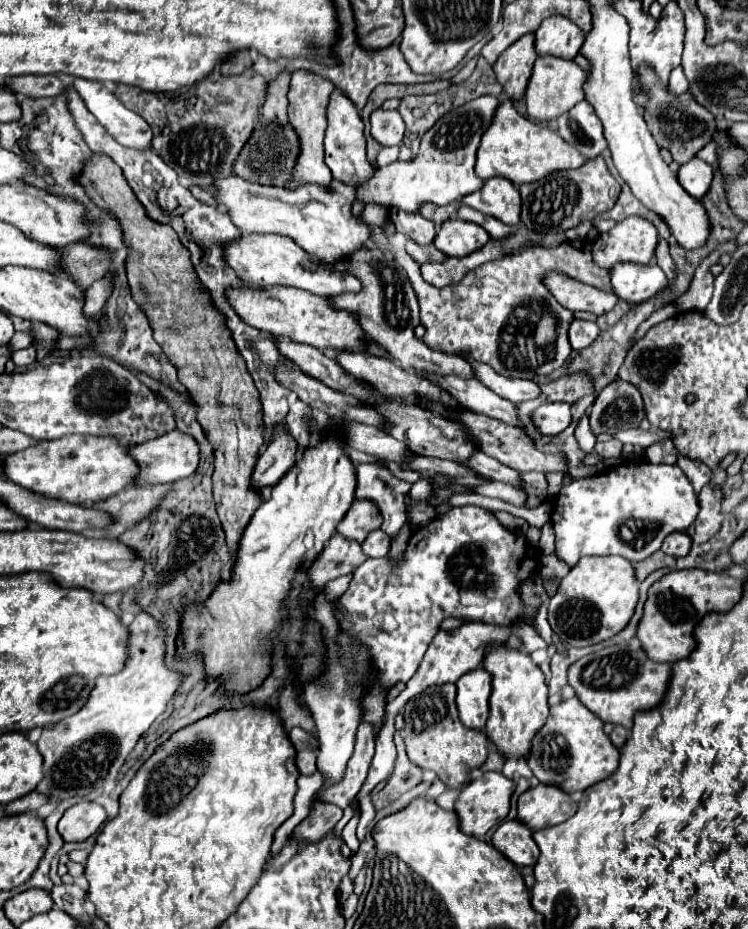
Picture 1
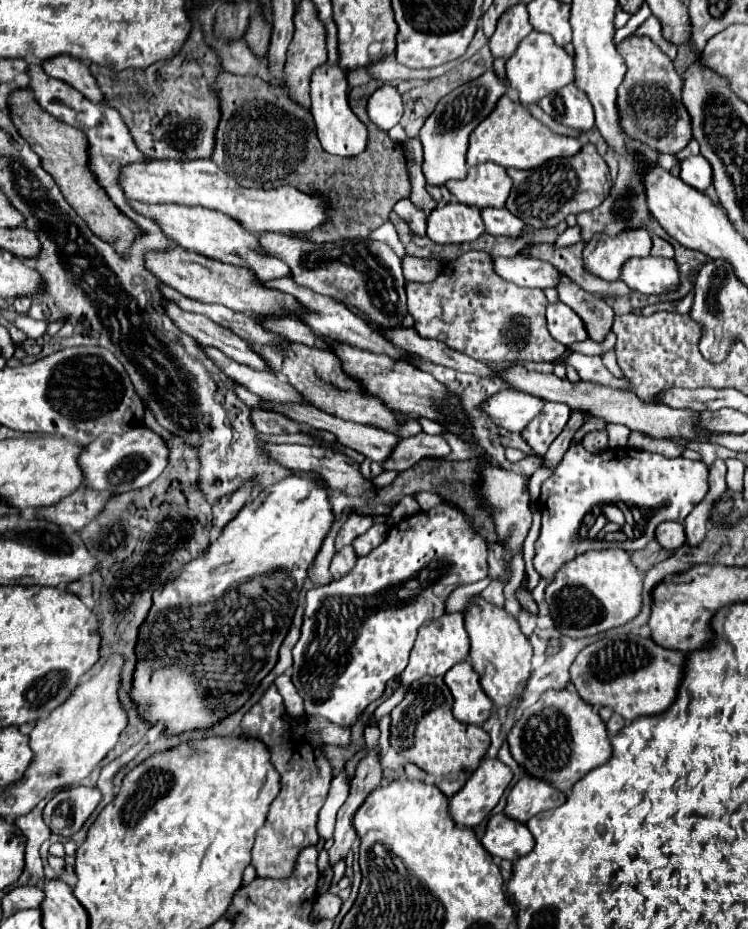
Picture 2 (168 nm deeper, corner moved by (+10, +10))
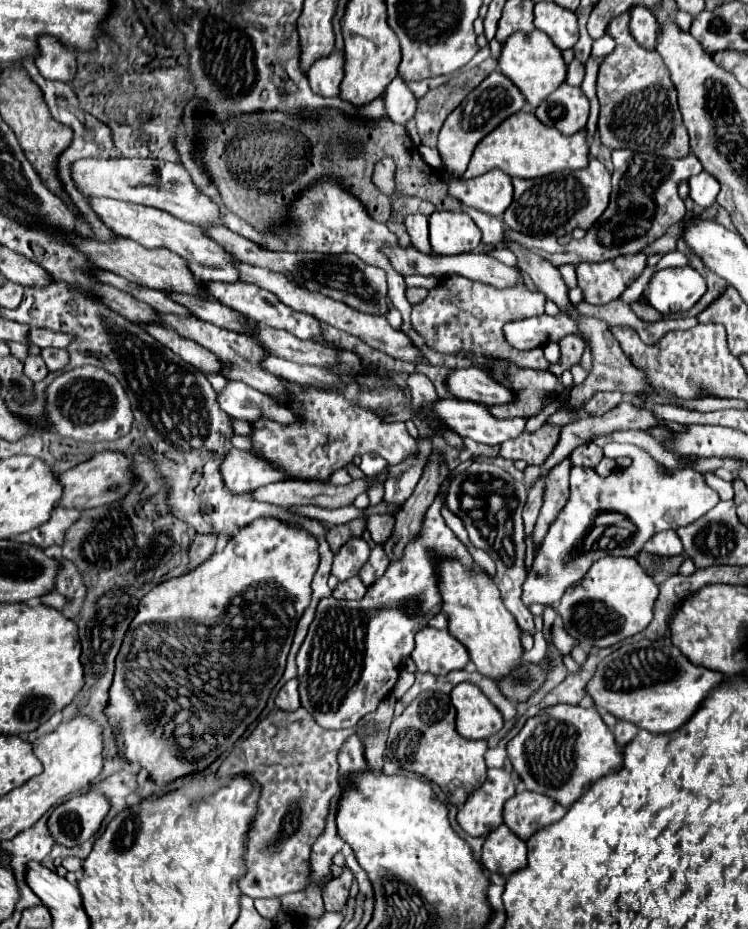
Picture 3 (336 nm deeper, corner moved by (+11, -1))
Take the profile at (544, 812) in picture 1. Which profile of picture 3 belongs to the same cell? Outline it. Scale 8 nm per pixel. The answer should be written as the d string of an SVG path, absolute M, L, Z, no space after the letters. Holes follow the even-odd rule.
M528 790L514 794L504 806L506 826L522 840L528 840L534 832L558 822L564 814L564 806L560 806L552 798L546 798L544 794Z

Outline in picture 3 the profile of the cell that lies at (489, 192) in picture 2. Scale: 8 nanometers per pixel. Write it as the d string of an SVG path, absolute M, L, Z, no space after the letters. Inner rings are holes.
M490 170L482 176L460 180L450 180L450 190L464 206L472 206L490 216L502 216L512 202L512 182L502 170Z

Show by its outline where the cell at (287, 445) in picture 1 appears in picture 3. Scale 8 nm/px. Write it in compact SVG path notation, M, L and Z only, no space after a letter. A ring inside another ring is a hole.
M198 534L194 540L192 540L192 544L190 544L190 550L188 550L188 558L190 558L190 566L188 566L188 570L194 570L196 566L200 566L202 562L206 562L210 556L212 556L212 552L214 552L214 548L216 548L216 536L212 536L212 534Z

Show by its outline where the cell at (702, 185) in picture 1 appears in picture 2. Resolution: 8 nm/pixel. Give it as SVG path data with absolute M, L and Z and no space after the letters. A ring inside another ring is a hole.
M703 155L687 157L687 159L679 161L679 167L681 167L679 177L681 177L687 185L691 185L691 187L695 187L695 189L699 189L699 191L705 191L705 189L711 185L711 179L713 179L713 175L711 175L711 165L707 163L707 159L705 159Z

